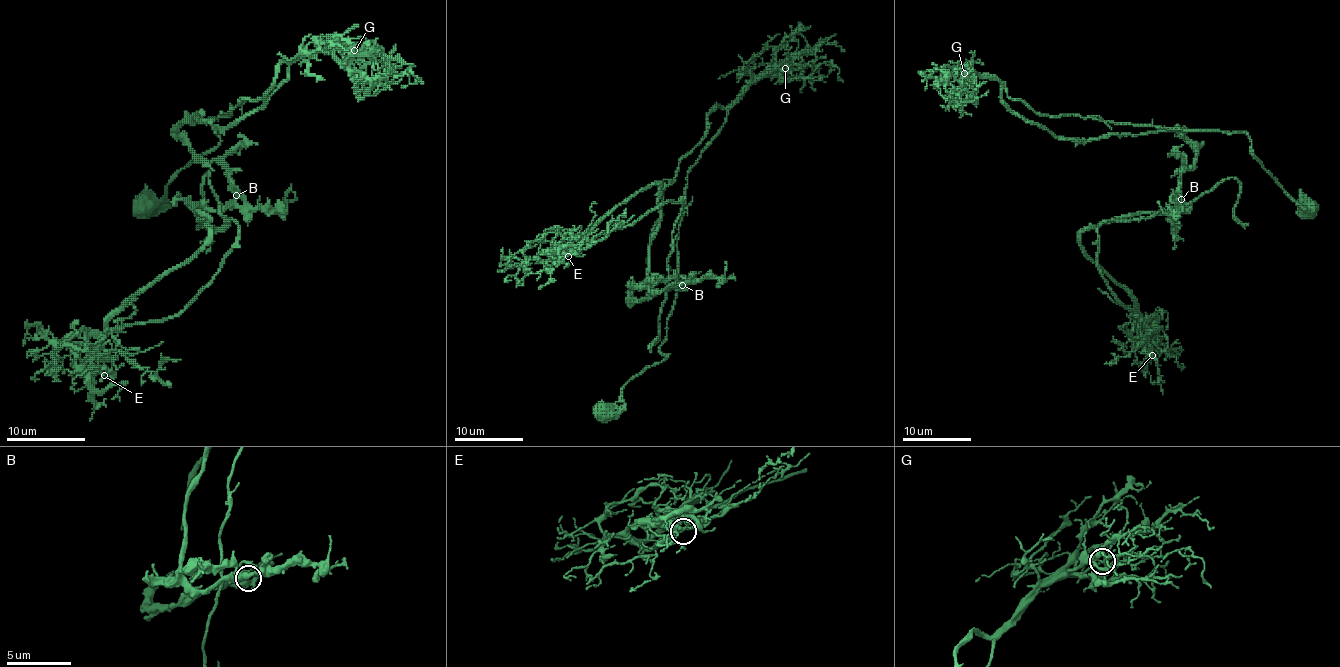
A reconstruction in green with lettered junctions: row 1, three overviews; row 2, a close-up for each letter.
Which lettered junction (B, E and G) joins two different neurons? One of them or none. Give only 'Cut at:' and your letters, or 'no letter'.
Cut at: B

